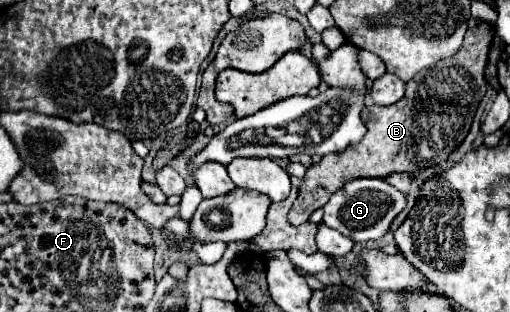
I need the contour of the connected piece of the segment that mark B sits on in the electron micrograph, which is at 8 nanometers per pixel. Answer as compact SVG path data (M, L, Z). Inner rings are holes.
M470 18L462 48L452 58L416 74L416 78L406 84L406 94L400 102L390 106L366 106L362 110L362 118L368 128L366 136L358 144L348 146L338 154L328 154L318 164L310 166L310 172L304 176L300 186L300 198L290 210L290 222L306 222L310 214L324 206L348 180L372 176L384 178L394 172L412 172L444 162L448 154L466 138L476 108L486 94L484 70L494 34L494 24Z

